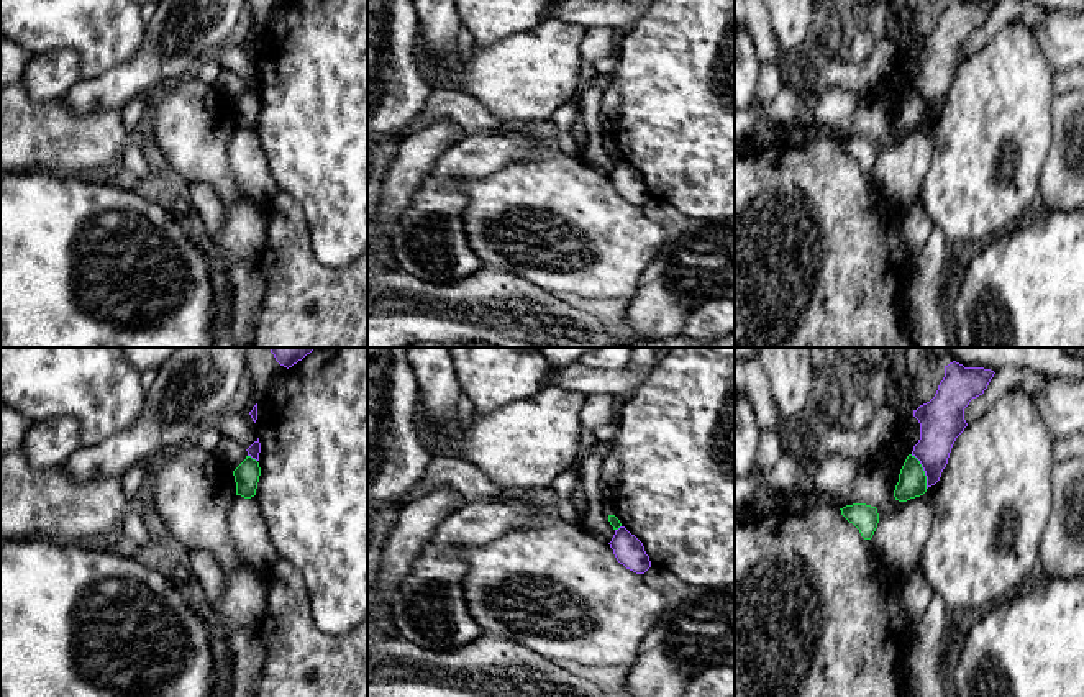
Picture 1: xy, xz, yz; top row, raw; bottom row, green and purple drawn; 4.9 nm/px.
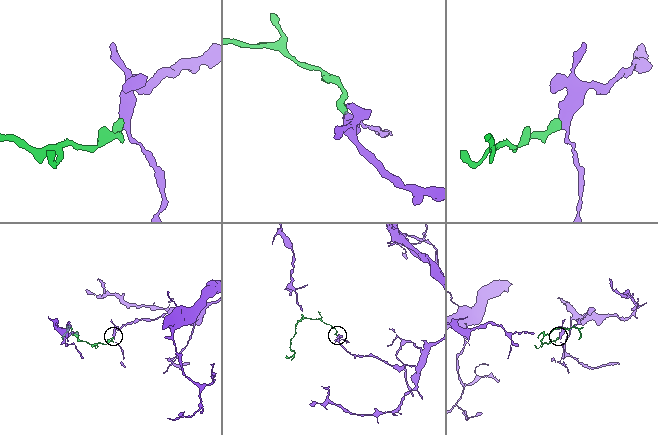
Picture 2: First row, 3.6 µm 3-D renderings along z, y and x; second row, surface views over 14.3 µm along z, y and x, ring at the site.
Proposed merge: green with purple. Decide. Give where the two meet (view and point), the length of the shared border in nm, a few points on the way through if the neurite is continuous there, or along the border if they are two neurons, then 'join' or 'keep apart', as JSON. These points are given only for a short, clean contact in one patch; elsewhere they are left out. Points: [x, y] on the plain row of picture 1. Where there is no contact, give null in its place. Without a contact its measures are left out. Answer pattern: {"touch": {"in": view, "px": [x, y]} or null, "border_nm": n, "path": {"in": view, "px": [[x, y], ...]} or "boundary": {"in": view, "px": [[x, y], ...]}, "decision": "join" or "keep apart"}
{"touch": {"in": "yz", "px": [924, 104]}, "border_nm": 190, "boundary": {"in": "yz", "px": [[910, 87], [919, 94], [927, 120]]}, "decision": "keep apart"}

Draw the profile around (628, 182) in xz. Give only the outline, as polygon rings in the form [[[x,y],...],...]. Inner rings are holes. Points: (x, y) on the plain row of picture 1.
[[[625,159],[615,162],[615,167],[608,177],[613,182],[617,194],[626,202],[636,207],[644,207],[651,200],[651,194],[643,175]]]

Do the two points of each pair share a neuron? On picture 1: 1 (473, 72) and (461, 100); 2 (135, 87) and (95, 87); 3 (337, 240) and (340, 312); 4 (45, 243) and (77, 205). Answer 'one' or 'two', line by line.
1: two
2: one
3: two
4: one

